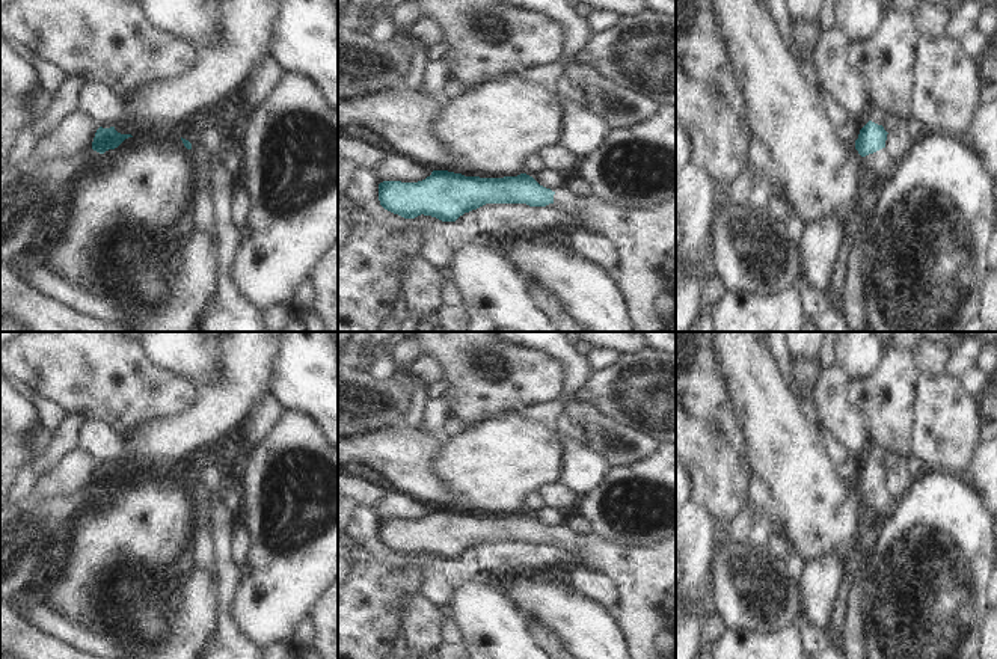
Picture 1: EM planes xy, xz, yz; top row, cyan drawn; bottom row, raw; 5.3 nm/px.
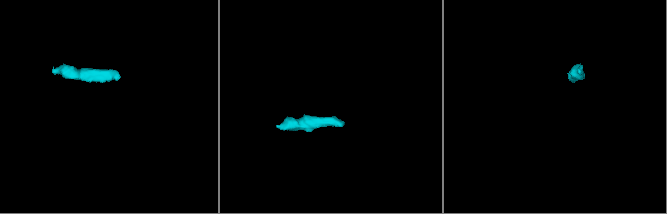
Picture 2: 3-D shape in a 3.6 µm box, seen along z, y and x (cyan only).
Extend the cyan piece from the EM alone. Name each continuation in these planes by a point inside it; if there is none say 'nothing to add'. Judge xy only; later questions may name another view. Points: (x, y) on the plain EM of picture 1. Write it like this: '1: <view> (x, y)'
nothing to add

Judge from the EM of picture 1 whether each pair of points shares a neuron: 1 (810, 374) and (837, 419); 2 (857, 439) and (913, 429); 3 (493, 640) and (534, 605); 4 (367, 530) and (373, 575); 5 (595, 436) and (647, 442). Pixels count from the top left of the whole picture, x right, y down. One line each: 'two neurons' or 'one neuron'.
1: two neurons
2: two neurons
3: two neurons
4: two neurons
5: one neuron

